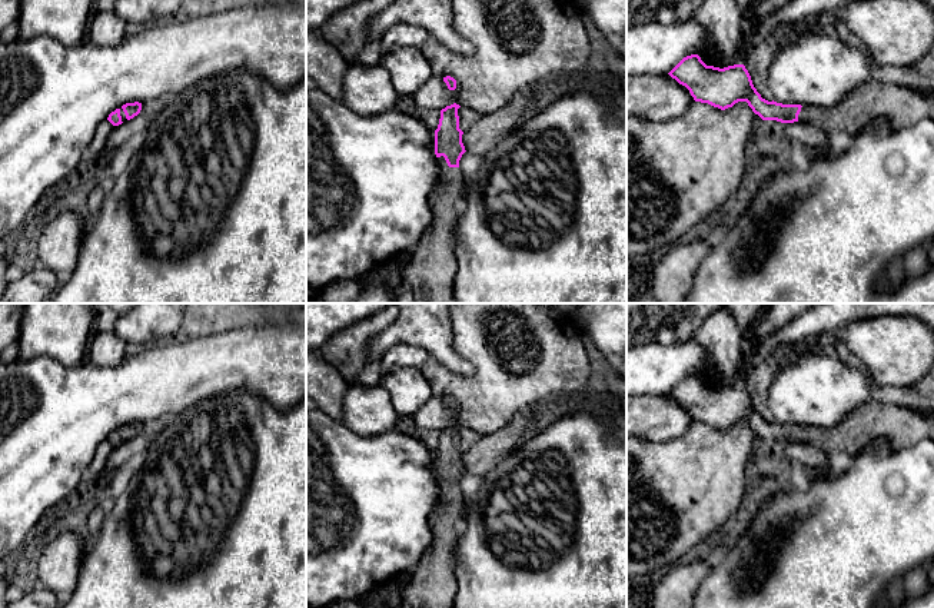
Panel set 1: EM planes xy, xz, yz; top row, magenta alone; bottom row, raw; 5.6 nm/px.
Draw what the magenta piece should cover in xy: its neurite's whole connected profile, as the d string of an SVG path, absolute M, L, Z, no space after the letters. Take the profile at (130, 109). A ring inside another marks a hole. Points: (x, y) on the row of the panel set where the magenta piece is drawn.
M134 102L134 103L126 103L122 107L116 109L114 112L112 112L107 117L107 120L113 124L113 126L119 126L126 120L133 119L134 116L137 116L142 110L142 103Z

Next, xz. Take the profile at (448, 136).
M453 103L442 109L439 124L435 130L435 155L441 175L439 185L429 197L433 220L415 245L415 253L403 269L406 290L413 296L413 303L452 303L453 300L453 279L458 272L453 236L462 210L462 199L466 193L466 185L459 169L459 160L466 152L462 143L463 132L459 129L459 107L459 104Z

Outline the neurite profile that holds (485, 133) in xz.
M545 82L519 90L499 110L481 114L479 120L465 132L465 150L471 155L485 155L505 136L516 130L536 110L535 100L541 84Z

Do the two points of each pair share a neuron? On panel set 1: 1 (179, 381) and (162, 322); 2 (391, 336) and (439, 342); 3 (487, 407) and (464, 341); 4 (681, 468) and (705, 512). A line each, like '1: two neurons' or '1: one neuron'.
1: two neurons
2: one neuron
3: one neuron
4: one neuron

